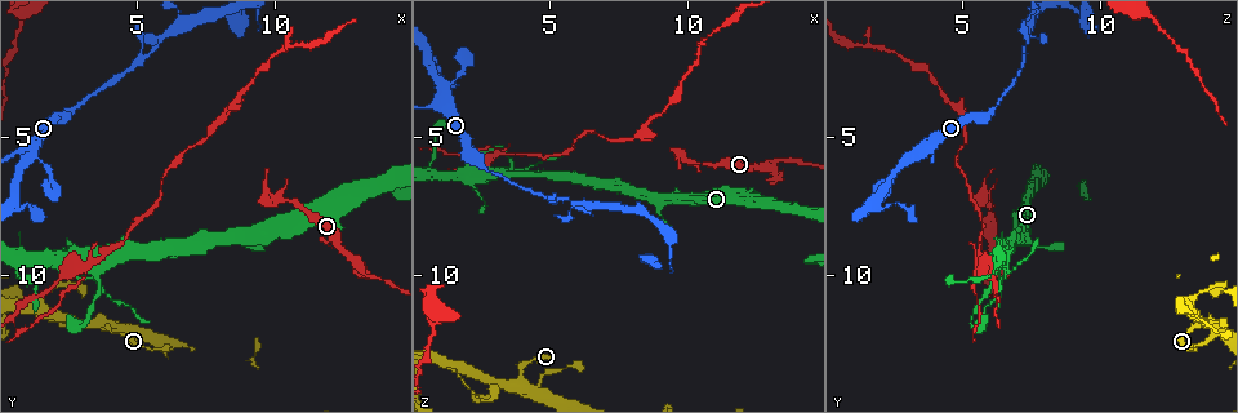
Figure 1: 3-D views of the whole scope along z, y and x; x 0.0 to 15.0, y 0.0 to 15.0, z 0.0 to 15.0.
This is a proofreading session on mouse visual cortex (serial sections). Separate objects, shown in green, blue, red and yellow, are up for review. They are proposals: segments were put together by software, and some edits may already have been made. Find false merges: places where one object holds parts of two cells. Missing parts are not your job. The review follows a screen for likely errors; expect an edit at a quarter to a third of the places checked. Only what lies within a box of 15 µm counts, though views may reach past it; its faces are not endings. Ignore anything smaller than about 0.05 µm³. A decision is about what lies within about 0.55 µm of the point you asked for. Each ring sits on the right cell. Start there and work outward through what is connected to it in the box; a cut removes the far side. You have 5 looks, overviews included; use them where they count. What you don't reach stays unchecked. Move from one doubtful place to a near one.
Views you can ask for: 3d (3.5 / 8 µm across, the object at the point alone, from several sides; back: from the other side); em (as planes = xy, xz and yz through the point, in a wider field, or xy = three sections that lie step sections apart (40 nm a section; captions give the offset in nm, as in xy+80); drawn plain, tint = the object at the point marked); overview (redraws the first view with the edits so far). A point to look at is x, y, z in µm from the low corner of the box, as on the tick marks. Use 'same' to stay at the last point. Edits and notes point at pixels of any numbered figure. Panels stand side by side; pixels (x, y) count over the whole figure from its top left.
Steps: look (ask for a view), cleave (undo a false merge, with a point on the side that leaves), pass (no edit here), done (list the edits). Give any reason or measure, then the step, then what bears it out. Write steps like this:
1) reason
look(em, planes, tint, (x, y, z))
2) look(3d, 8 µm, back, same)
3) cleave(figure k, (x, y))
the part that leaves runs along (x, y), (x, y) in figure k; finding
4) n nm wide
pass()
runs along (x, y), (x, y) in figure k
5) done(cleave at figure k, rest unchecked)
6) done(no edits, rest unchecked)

branch point
look(3d, 3.5 µm, (13.2, 9.7, 6.1))

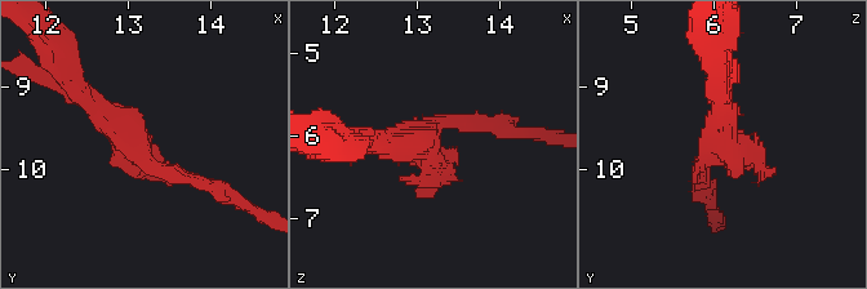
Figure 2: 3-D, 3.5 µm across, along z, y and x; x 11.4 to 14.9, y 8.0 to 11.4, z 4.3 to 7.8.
now the EM
look(em, xy, step 2, tint, (13.05, 9.70, 6.10))

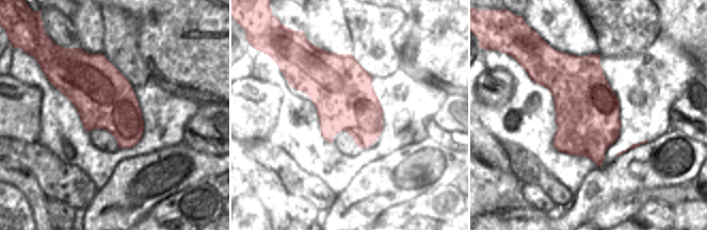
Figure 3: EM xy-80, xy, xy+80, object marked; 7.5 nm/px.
460 nm wide
cleave(figure 2, (752, 155))
the part that leaves runs along (379, 145), (467, 124) in figure 2; a second cell is stuck on

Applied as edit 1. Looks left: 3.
look(3d, 3.5 µm, (10.0, 7.2, 5.8))

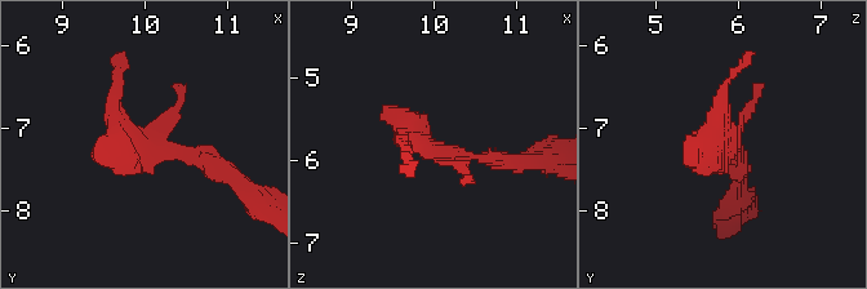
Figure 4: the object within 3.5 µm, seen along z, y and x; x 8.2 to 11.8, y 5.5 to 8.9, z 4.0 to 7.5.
shape alone is not enough
look(em, xy, step 2, tint, (10.00, 7.25, 5.80))

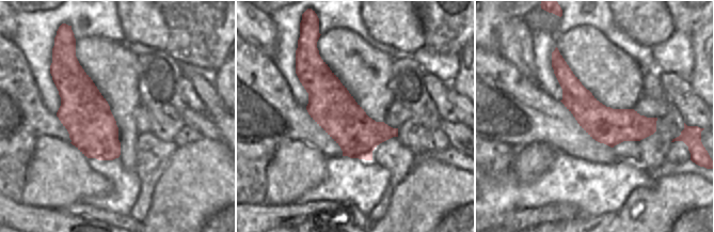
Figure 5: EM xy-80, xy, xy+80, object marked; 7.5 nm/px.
pass()
runs along (554, 63), (608, 125), (653, 128) in figure 5; all the same cell

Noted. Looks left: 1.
done(cleave at figure 2, rest unchecked)

